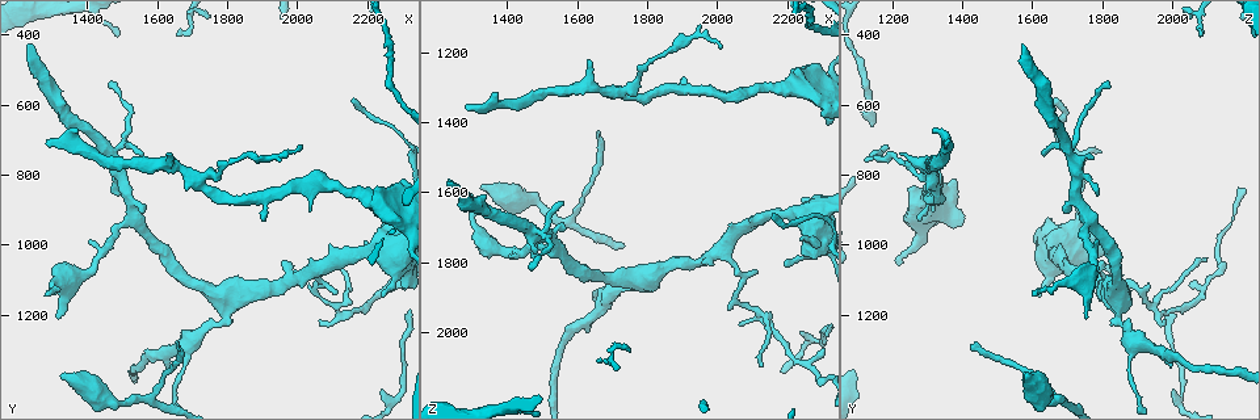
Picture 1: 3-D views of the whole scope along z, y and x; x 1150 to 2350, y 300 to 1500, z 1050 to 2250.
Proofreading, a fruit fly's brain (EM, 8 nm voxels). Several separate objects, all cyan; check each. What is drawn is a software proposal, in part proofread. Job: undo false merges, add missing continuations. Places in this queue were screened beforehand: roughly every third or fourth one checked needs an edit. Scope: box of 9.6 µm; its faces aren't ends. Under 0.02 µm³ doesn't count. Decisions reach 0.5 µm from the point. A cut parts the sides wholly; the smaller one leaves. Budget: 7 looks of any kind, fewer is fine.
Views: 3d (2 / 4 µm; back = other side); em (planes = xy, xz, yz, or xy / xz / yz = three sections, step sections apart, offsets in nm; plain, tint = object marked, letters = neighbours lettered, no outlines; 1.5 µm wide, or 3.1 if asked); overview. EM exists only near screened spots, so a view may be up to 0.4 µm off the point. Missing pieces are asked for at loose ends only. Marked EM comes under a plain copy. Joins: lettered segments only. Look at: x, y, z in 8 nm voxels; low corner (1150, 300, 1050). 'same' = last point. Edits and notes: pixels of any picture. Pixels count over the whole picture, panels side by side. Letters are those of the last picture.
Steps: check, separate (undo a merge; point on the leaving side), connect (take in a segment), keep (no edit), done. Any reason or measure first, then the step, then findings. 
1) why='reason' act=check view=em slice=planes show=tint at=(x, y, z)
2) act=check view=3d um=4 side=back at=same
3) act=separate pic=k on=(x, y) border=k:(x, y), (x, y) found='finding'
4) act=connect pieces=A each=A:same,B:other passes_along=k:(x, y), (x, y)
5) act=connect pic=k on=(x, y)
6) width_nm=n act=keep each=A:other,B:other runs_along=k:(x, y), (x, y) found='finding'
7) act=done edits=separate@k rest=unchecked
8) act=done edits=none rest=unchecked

why='an open end' act=check view=3d um=2 at=(1910, 930, 1280)

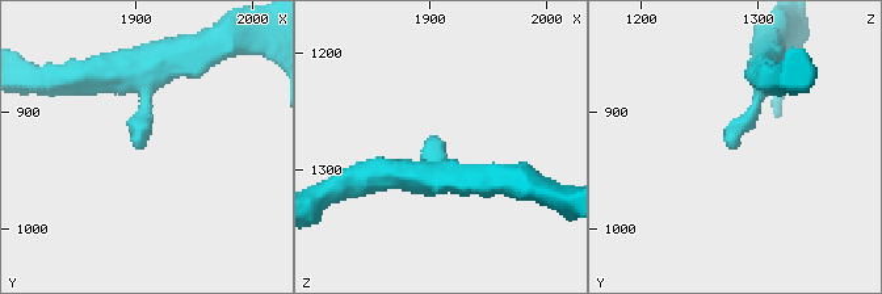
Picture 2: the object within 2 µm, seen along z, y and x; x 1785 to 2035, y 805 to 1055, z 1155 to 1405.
act=check view=em slice=yz step=4 show=letters at=(1904, 934, 1274)

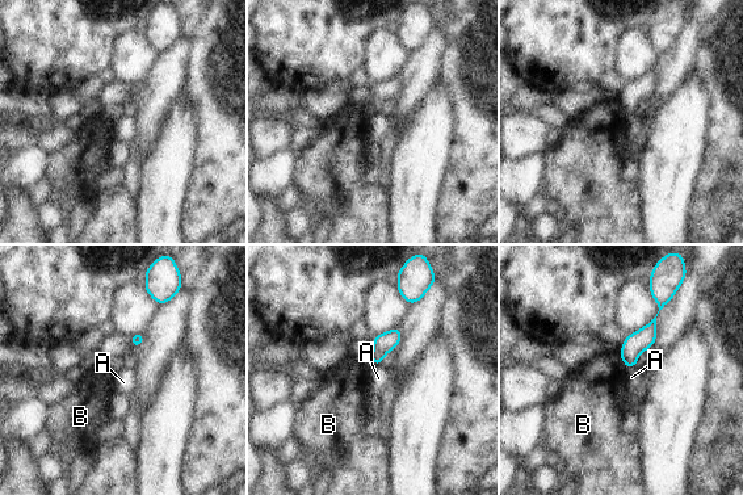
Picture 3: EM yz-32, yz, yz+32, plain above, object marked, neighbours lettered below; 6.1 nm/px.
act=check view=em slice=planes show=letters at=same

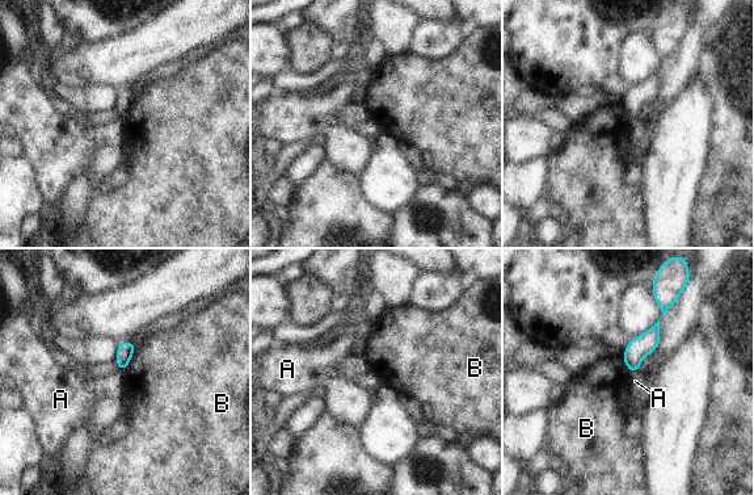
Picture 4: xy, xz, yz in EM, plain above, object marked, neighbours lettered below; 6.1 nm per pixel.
act=keep each=A:other,B:other found='none of them fits'

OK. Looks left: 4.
why='branch stops here' act=check view=3d um=2 at=(1630, 750, 1230)

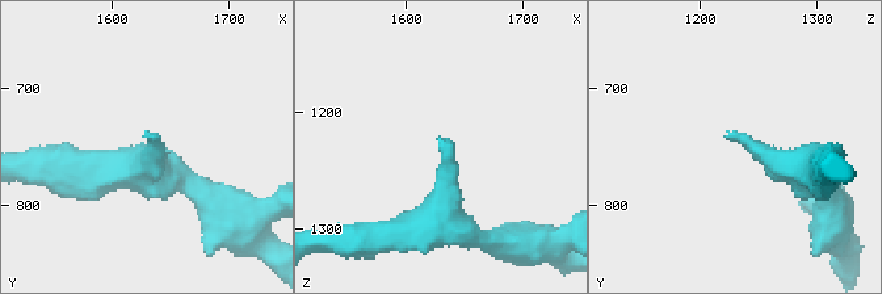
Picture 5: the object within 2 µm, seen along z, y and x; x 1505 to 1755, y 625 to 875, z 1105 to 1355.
act=check view=em slice=xz step=8 show=letters at=(1632, 742, 1218)

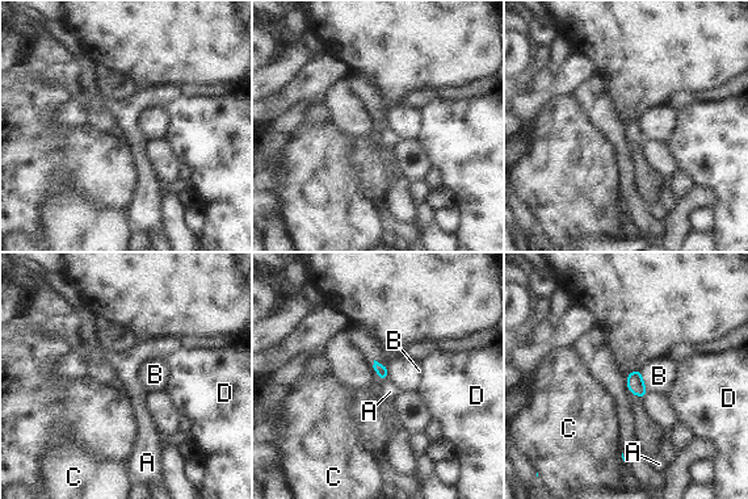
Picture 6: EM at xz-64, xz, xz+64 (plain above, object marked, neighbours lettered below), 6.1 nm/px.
act=keep each=A:other,B:other,C:other,D:other border=6:(389, 377), (381, 381) found='none of them fits'

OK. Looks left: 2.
why='an open end' act=check view=em slice=planes show=letters at=(1370, 660, 1320)

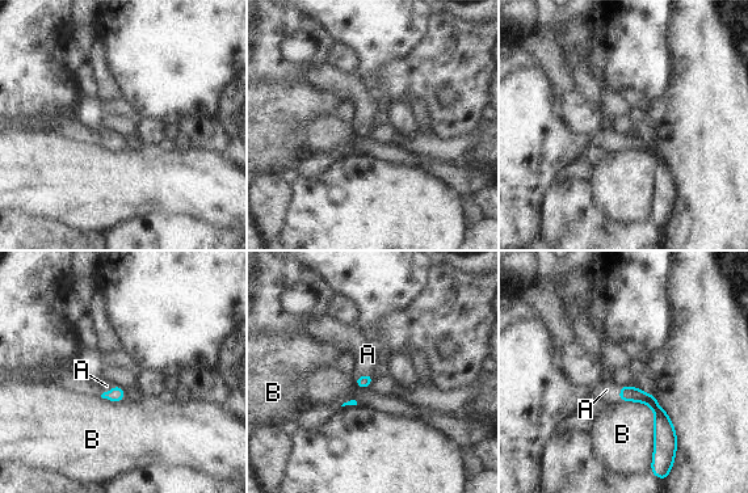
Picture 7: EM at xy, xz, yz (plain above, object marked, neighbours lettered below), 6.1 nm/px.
act=connect pieces=A each=A:same,B:other passes_along=7:(365, 382), (364, 375), (368, 354) found='the neuron continues'

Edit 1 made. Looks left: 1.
act=done edits=connect@7 rest=unchecked

